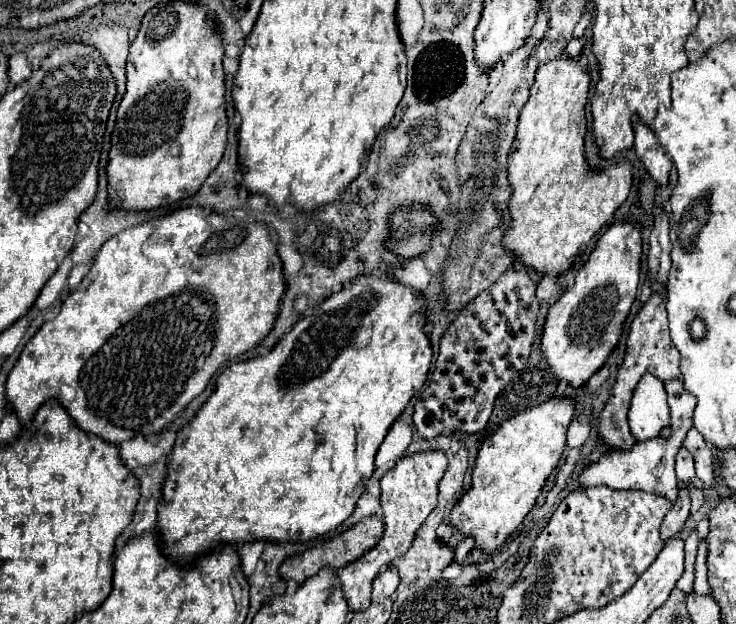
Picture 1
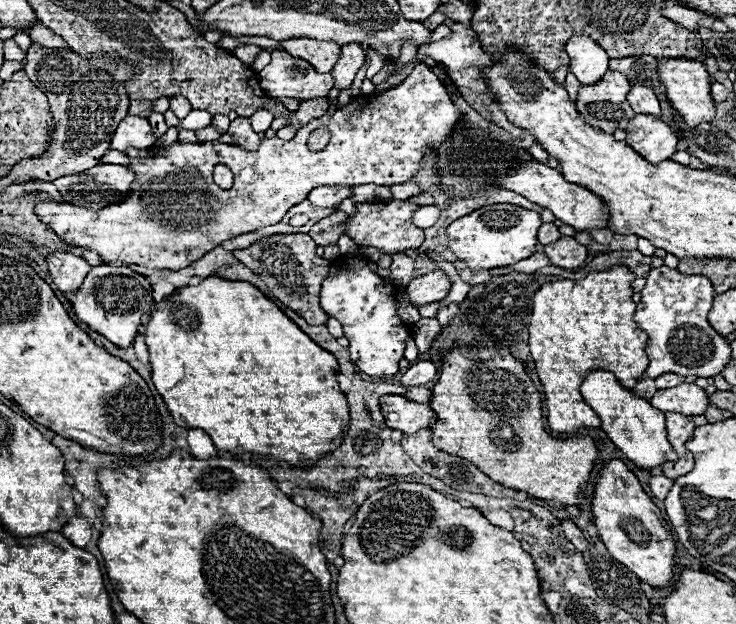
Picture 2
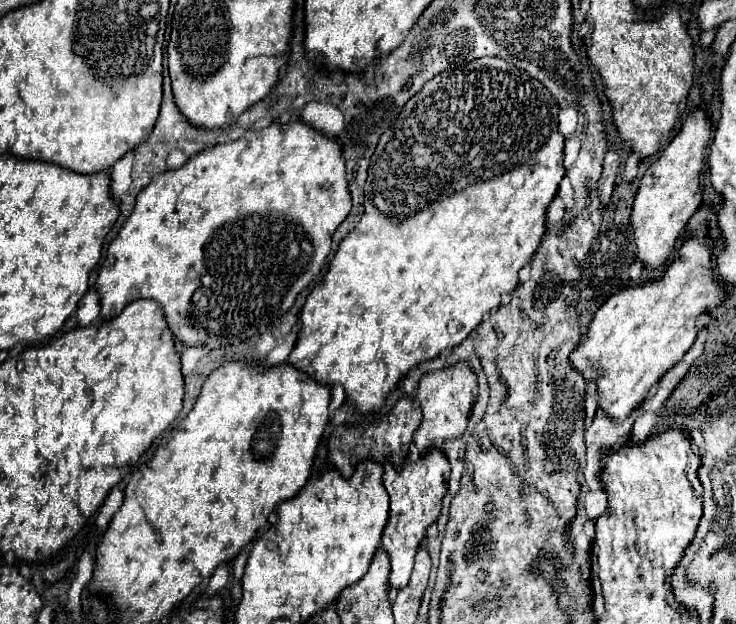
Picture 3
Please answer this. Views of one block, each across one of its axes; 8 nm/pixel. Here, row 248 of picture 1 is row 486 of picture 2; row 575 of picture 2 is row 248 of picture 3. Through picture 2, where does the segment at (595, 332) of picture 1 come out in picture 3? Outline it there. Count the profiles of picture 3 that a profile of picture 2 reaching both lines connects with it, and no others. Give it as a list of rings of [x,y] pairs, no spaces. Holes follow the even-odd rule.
[[[702,110],[692,112],[682,124],[678,136],[640,180],[630,220],[634,228],[636,258],[648,270],[656,270],[668,260],[678,236],[686,228],[686,222],[694,216],[702,202],[700,174],[704,170],[704,150],[710,142],[710,128],[712,126]]]

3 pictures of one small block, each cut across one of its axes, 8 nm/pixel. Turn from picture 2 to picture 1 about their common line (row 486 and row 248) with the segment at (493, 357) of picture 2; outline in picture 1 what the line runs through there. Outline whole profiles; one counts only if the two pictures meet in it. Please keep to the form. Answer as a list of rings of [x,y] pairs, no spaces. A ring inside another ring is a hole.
[[[560,54],[560,56],[552,58],[552,60],[548,60],[546,64],[538,66],[538,70],[536,70],[536,82],[530,88],[530,100],[526,102],[526,106],[520,112],[518,132],[516,132],[516,140],[514,140],[512,152],[510,152],[508,176],[510,176],[514,194],[512,194],[512,200],[510,200],[510,206],[508,206],[510,214],[512,214],[512,224],[510,224],[510,230],[504,236],[504,246],[510,248],[510,252],[514,252],[514,256],[520,258],[520,262],[524,266],[532,266],[534,272],[544,274],[544,276],[548,276],[548,274],[562,274],[562,272],[566,272],[574,264],[576,256],[580,252],[584,252],[584,248],[592,240],[592,236],[614,216],[616,208],[628,198],[628,192],[630,192],[630,186],[632,186],[632,164],[630,162],[612,164],[612,166],[608,166],[604,170],[592,170],[588,166],[588,162],[586,162],[586,156],[584,156],[584,136],[586,136],[586,102],[588,102],[588,90],[590,90],[590,72],[588,72],[588,66],[582,66],[580,60],[570,58],[568,54]]]

